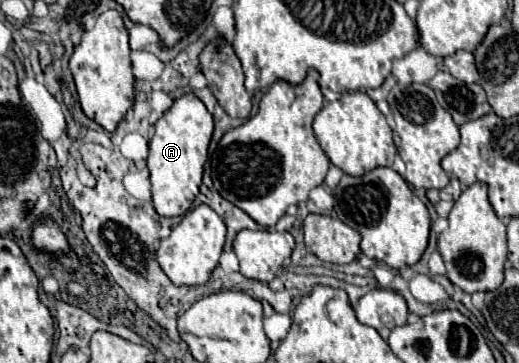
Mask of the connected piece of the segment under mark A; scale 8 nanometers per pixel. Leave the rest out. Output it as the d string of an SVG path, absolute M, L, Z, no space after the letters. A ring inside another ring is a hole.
M185 93L157 119L155 133L149 139L147 167L151 175L153 205L159 215L185 215L195 195L199 193L203 165L207 161L207 147L213 133L213 117L195 93Z

